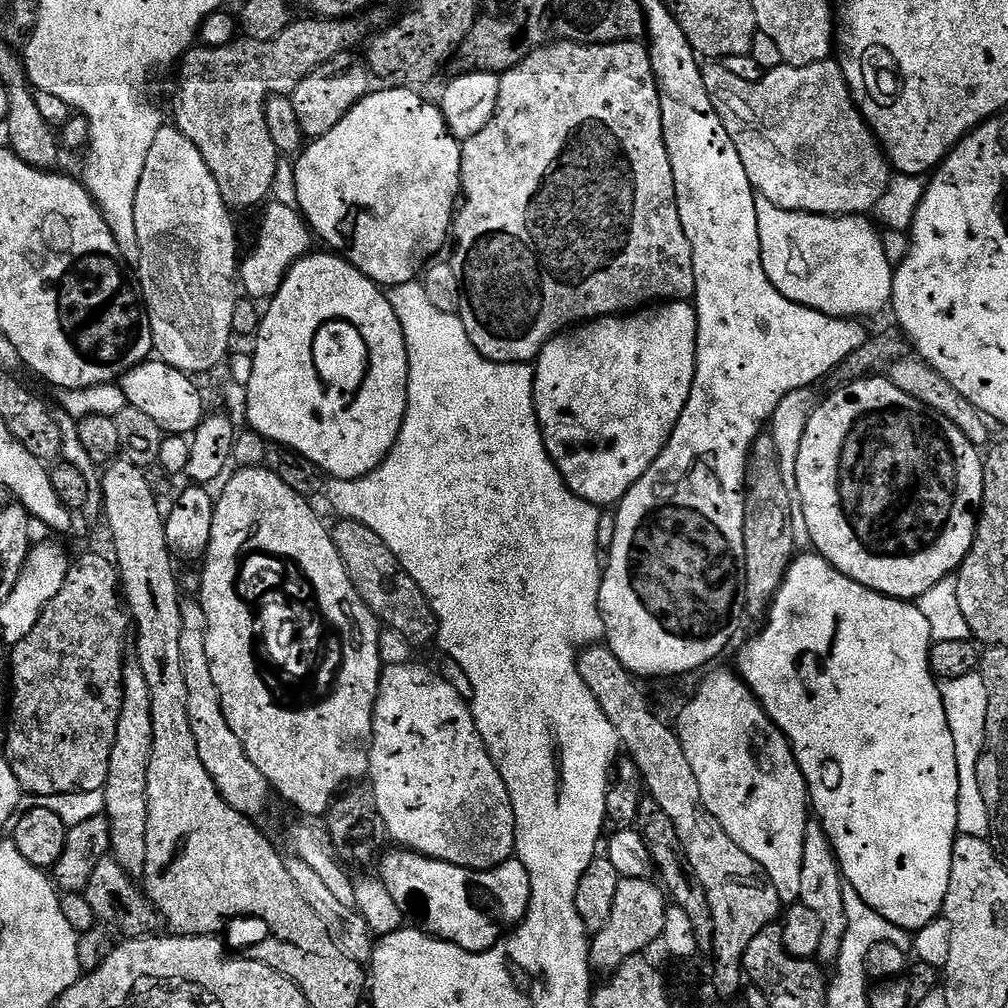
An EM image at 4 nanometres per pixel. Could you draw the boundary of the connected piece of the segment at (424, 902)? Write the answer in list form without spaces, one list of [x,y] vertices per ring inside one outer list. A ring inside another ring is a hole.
[[[396,851],[400,852],[383,853],[379,861],[381,864],[378,876],[383,880],[386,890],[390,890],[390,898],[398,902],[398,910],[402,910],[405,917],[421,932],[427,932],[438,940],[457,944],[467,952],[484,952],[502,939],[509,926],[521,923],[528,915],[528,903],[532,897],[530,874],[526,874],[524,863],[518,858],[510,859],[488,872],[475,872],[472,868],[459,868],[450,862],[421,856],[419,852]]]

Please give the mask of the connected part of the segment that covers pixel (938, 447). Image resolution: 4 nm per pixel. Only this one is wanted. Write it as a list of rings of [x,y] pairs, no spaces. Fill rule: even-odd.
[[[869,374],[865,380],[845,383],[837,392],[830,393],[821,404],[819,401],[813,407],[806,422],[806,434],[802,434],[802,450],[798,450],[796,477],[798,490],[795,495],[806,514],[806,530],[810,530],[811,547],[854,582],[884,596],[909,602],[919,601],[926,590],[938,586],[938,582],[949,579],[959,569],[976,537],[978,513],[980,505],[984,503],[984,461],[981,449],[972,444],[970,438],[966,438],[966,434],[962,434],[950,419],[916,401],[910,394],[903,393],[880,374]]]

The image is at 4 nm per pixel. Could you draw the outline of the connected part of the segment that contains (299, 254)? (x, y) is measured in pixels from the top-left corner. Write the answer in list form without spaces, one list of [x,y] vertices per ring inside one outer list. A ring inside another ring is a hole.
[[[269,203],[263,209],[264,221],[256,232],[256,248],[248,252],[248,257],[241,259],[238,264],[238,284],[244,288],[256,300],[267,301],[276,295],[280,289],[281,282],[291,270],[296,261],[313,251],[313,233],[310,231],[303,215],[291,203],[272,204]],[[268,208],[268,209],[267,209]],[[292,208],[293,209],[292,209]]]

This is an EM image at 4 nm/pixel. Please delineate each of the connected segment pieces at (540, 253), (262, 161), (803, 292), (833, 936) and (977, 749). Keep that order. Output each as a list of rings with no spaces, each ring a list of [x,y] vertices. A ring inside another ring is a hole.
[[[562,40],[554,44],[545,44],[544,47],[534,50],[523,60],[518,62],[506,73],[500,76],[498,86],[498,106],[494,110],[494,118],[486,122],[483,130],[478,130],[474,138],[463,141],[460,153],[462,154],[462,170],[460,171],[460,191],[462,203],[454,216],[451,235],[456,240],[456,249],[452,252],[450,263],[458,274],[460,283],[460,321],[466,326],[466,334],[470,342],[487,360],[493,360],[499,364],[527,364],[535,361],[549,342],[561,332],[579,326],[585,322],[599,320],[601,316],[614,316],[617,314],[628,314],[633,310],[639,310],[645,306],[655,305],[657,302],[688,302],[695,297],[696,279],[694,278],[694,258],[692,247],[686,238],[686,230],[682,230],[682,218],[678,218],[678,202],[674,190],[674,170],[670,170],[670,154],[666,150],[664,131],[662,130],[662,106],[660,105],[660,91],[654,78],[652,59],[647,47],[640,40],[623,40],[613,44],[572,44],[569,40]]]
[[[311,18],[312,20],[293,19],[286,30],[282,30],[282,34],[278,34],[274,40],[250,40],[247,38],[236,38],[231,44],[226,44],[221,48],[209,48],[205,46],[193,46],[184,53],[179,61],[180,77],[176,80],[176,93],[172,96],[172,112],[176,115],[174,127],[181,132],[186,138],[190,138],[190,142],[194,142],[194,146],[198,146],[198,154],[202,154],[202,158],[206,162],[206,166],[210,170],[210,174],[214,174],[214,182],[218,182],[218,194],[222,194],[222,202],[226,202],[226,206],[230,210],[236,208],[252,208],[255,204],[263,205],[269,199],[268,191],[272,188],[272,183],[276,180],[276,159],[278,153],[274,146],[274,138],[270,138],[270,126],[266,126],[266,106],[271,96],[288,96],[298,86],[298,82],[302,82],[302,78],[306,78],[306,74],[310,74],[318,66],[322,66],[326,62],[330,62],[330,58],[339,56],[345,50],[356,50],[356,47],[363,45],[366,36],[360,33],[360,28],[356,25],[357,21],[352,18],[341,18],[338,20],[330,20],[327,18]]]
[[[757,195],[756,197],[756,209],[758,210],[758,238],[760,239],[760,249],[762,250],[762,266],[770,278],[770,282],[774,282],[774,286],[787,300],[792,300],[794,303],[801,304],[807,308],[813,308],[827,316],[842,316],[845,318],[865,318],[864,316],[872,316],[875,312],[880,312],[883,308],[887,309],[889,307],[892,298],[894,266],[886,258],[883,235],[879,231],[876,233],[877,225],[871,219],[868,221],[868,218],[860,214],[854,216],[819,216],[813,212],[791,212],[774,206],[774,202],[770,202],[762,195]]]
[[[809,822],[804,834],[802,846],[802,894],[799,903],[810,906],[814,914],[818,914],[822,922],[822,942],[818,945],[816,956],[819,963],[824,966],[835,965],[838,950],[842,948],[842,938],[846,936],[846,906],[842,902],[842,886],[846,883],[840,863],[836,861],[836,851],[828,841],[824,825],[819,822]]]
[[[971,672],[966,678],[954,678],[940,684],[942,702],[946,706],[946,722],[950,722],[950,734],[954,734],[954,754],[958,758],[958,826],[957,833],[970,838],[988,840],[990,814],[986,814],[986,802],[982,802],[982,790],[978,787],[978,758],[986,742],[986,682],[984,677]]]

